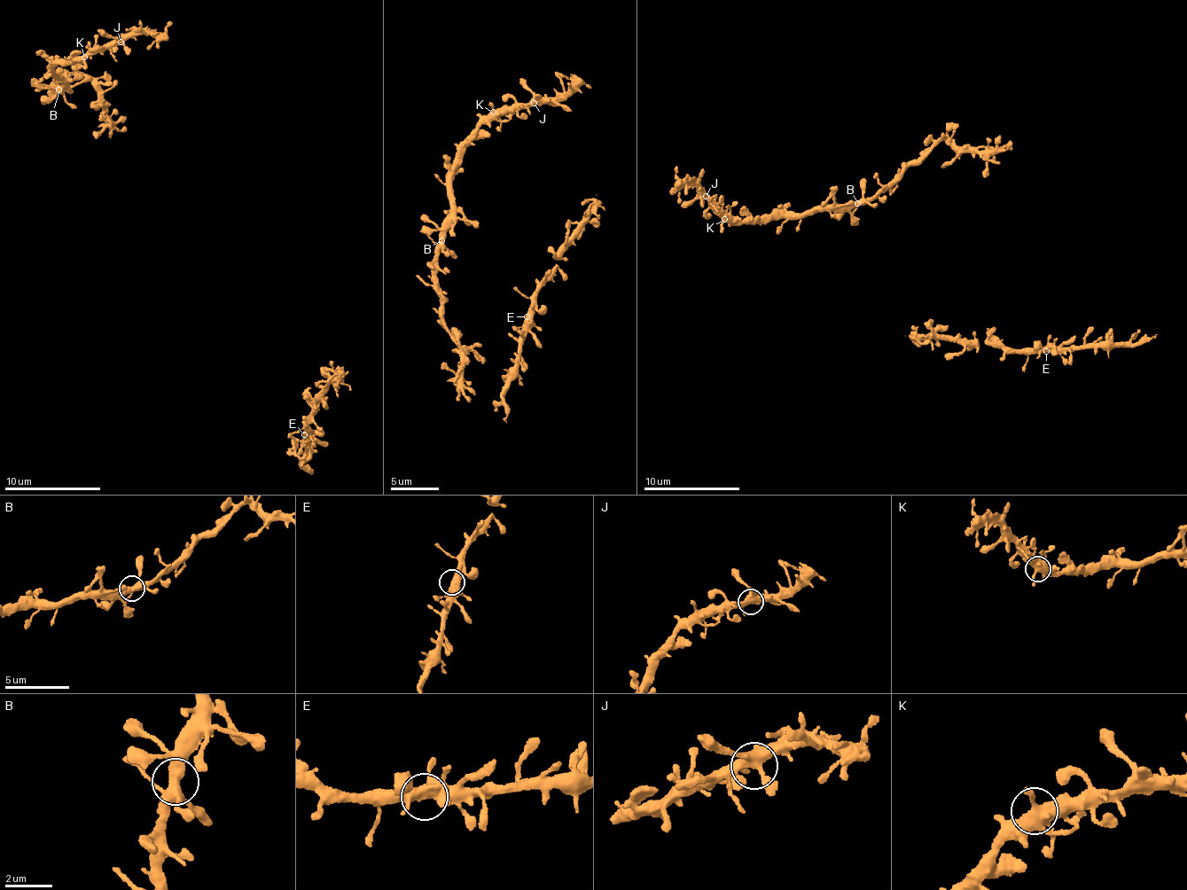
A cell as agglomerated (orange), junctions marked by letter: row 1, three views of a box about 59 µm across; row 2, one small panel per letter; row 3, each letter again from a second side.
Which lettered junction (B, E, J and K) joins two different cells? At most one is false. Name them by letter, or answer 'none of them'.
none of them

